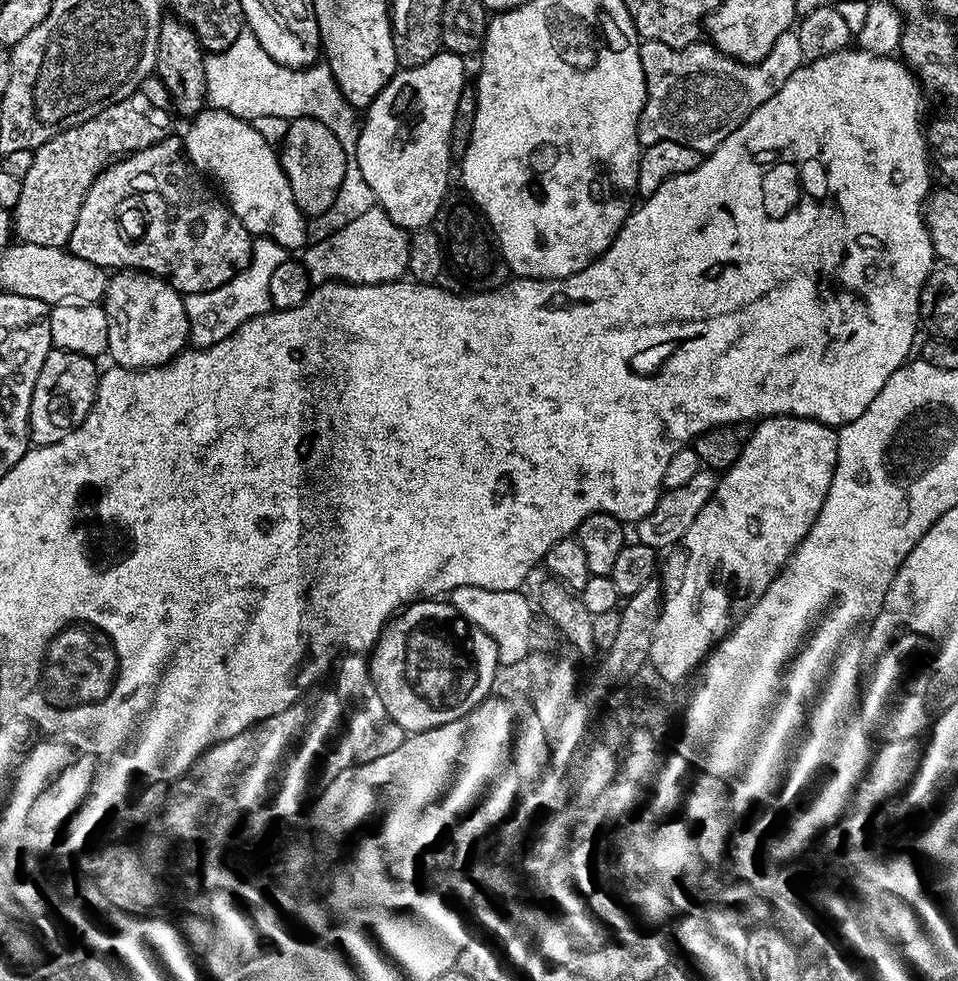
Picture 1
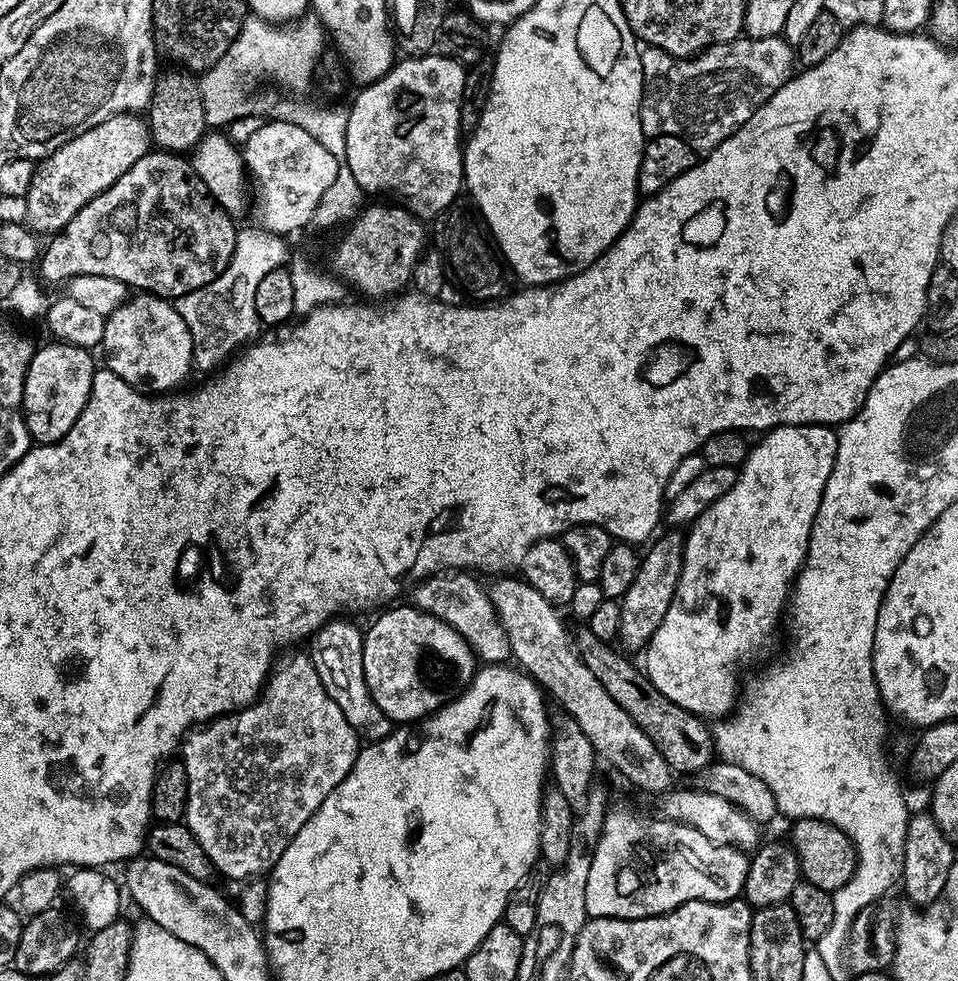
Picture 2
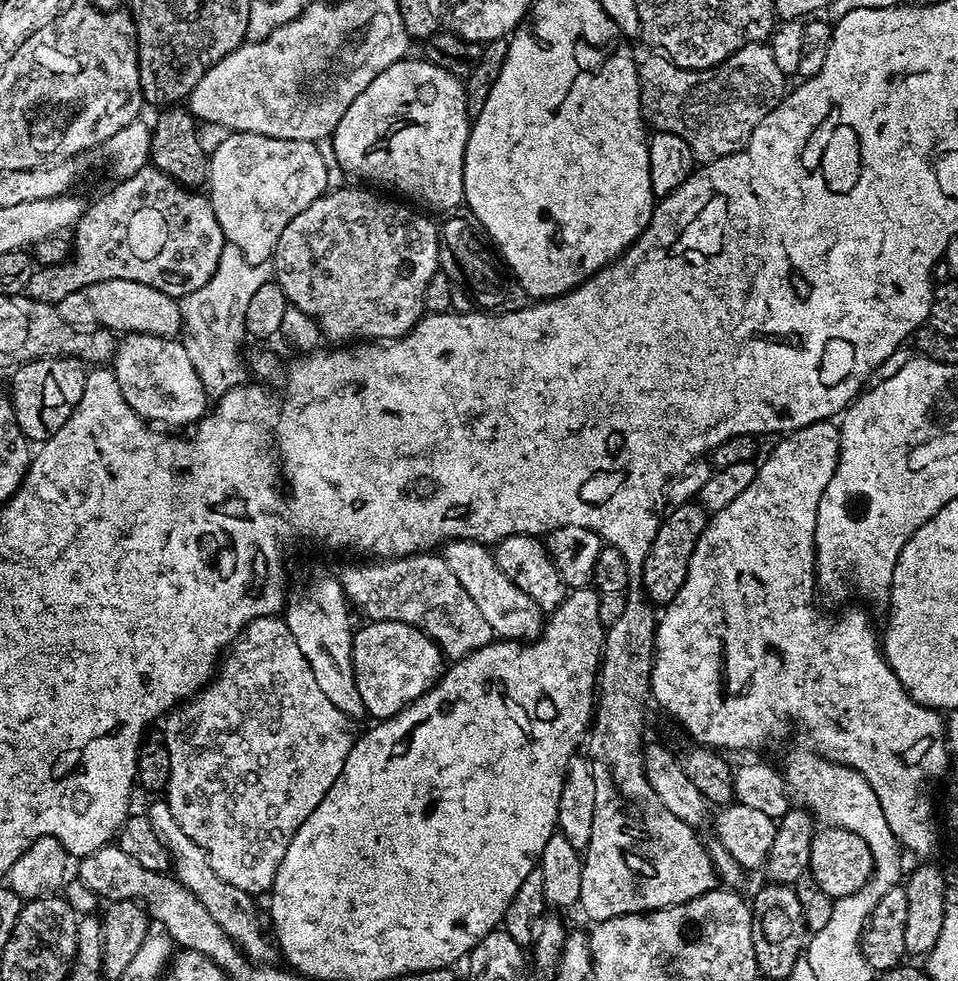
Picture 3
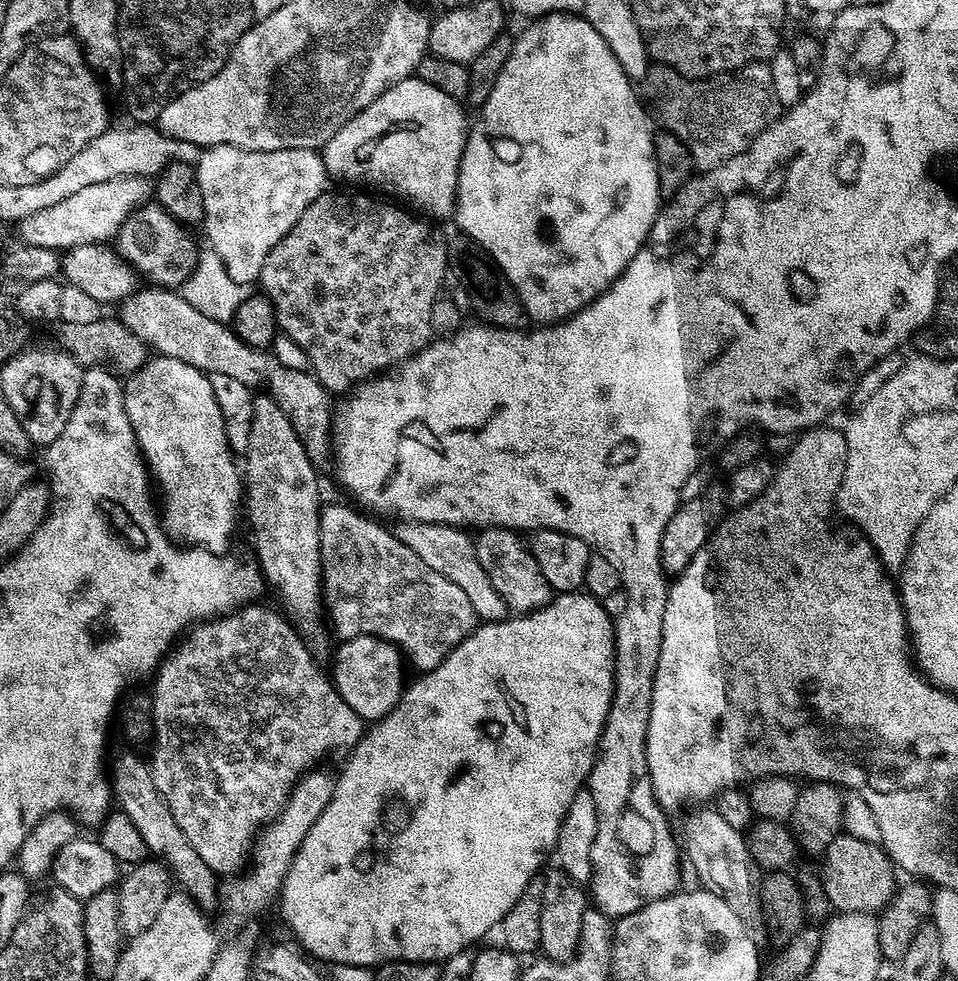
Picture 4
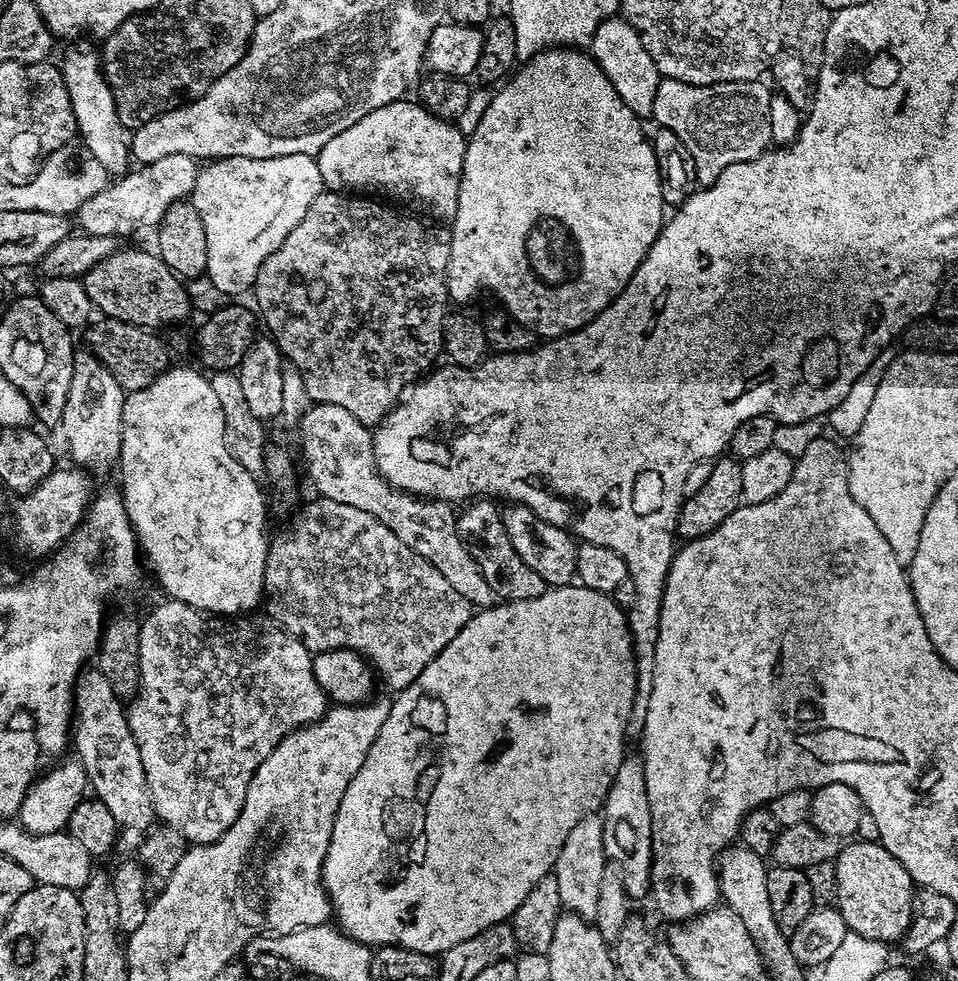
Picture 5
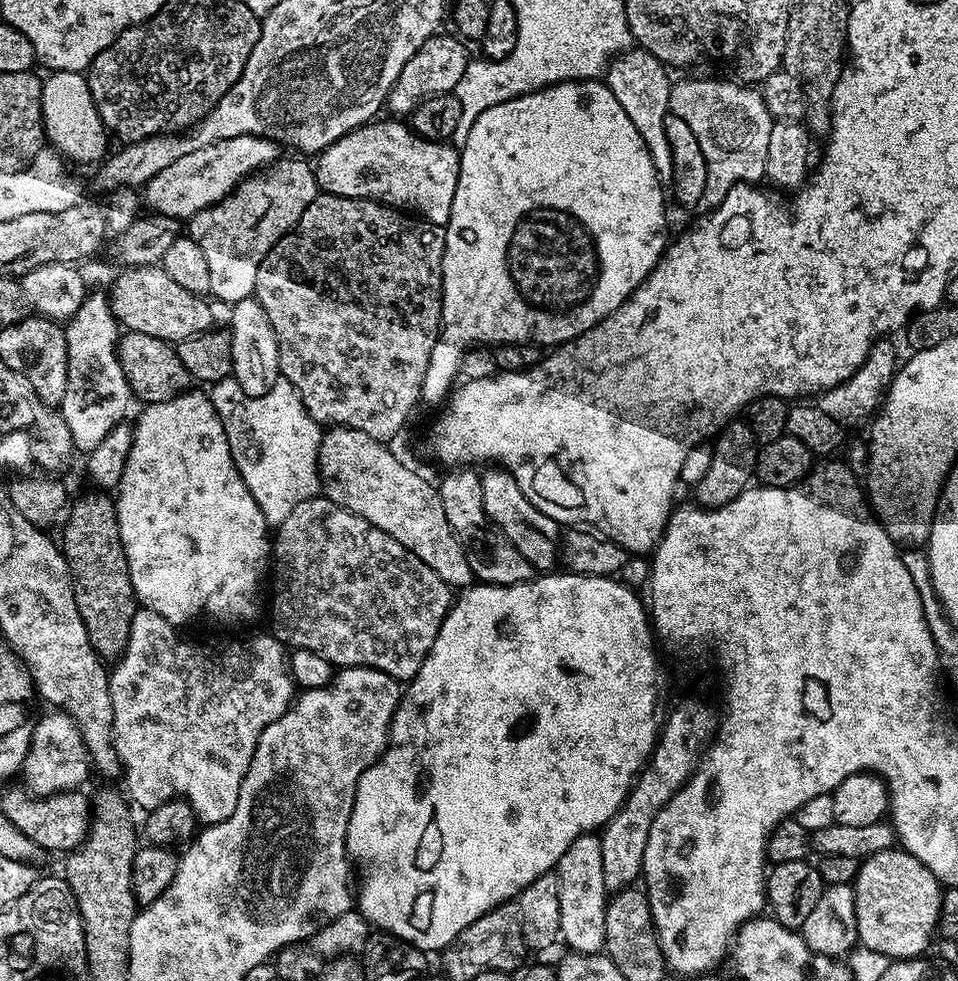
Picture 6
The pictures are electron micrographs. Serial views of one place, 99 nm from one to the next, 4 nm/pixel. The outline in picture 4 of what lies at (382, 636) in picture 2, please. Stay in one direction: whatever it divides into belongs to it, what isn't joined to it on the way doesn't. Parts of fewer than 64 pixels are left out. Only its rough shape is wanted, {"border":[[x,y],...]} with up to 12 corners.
{"border":[[381,636],[339,646],[330,670],[364,722],[406,687],[406,661]]}

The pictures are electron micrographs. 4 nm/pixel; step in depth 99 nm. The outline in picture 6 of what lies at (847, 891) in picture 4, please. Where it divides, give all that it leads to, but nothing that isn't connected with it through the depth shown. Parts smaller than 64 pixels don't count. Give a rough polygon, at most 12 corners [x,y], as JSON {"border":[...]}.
{"border":[[899,846],[860,861],[856,938],[925,955],[942,885]]}

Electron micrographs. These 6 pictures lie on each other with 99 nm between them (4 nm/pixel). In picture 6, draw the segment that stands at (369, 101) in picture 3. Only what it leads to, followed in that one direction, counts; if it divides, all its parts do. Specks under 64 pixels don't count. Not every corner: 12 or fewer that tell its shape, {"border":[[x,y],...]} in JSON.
{"border":[[377,119],[314,160],[317,189],[447,225],[459,151]]}

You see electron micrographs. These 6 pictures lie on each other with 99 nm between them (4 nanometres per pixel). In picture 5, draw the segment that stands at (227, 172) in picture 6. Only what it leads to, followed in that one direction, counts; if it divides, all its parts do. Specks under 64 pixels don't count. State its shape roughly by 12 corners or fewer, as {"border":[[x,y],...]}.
{"border":[[186,154],[136,166],[94,194],[78,219],[89,236],[155,229],[191,197]]}

